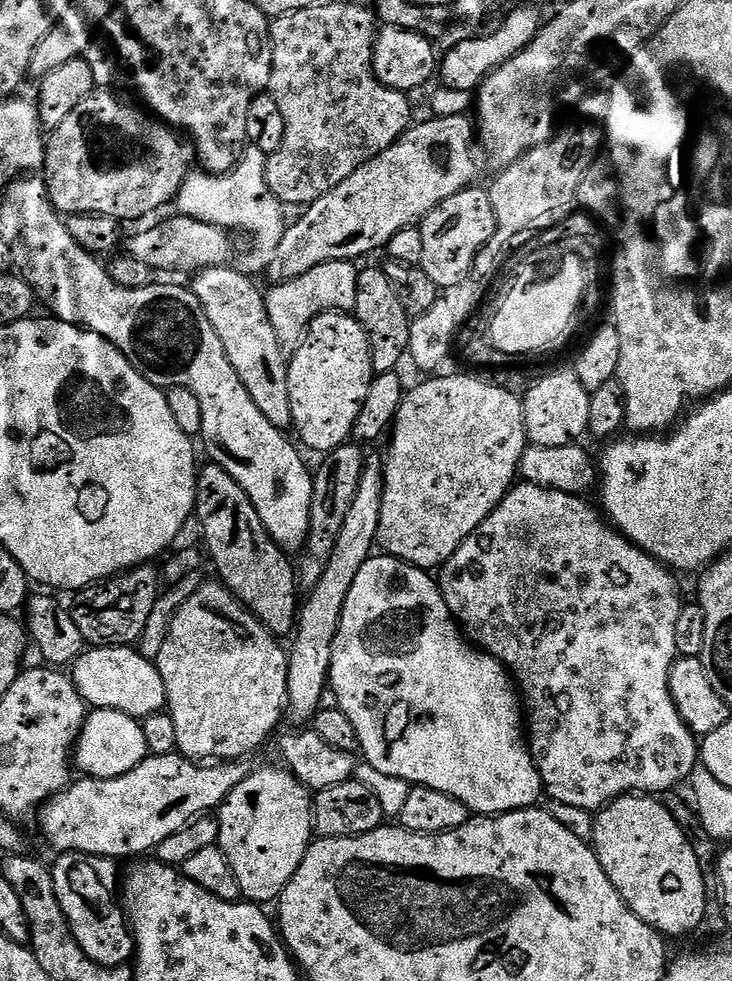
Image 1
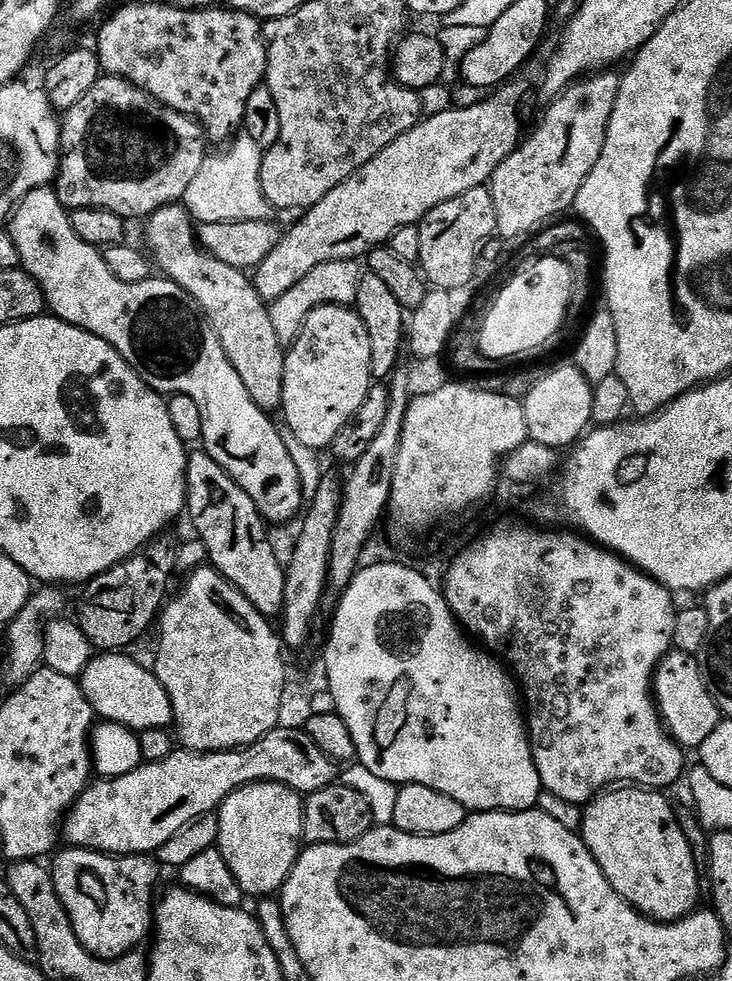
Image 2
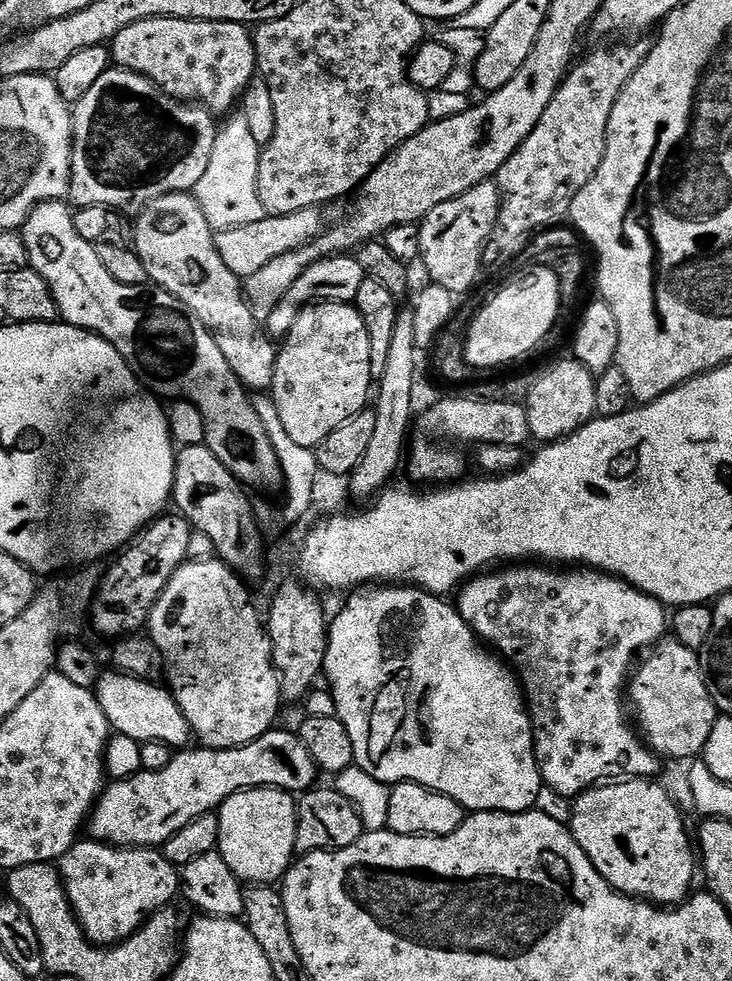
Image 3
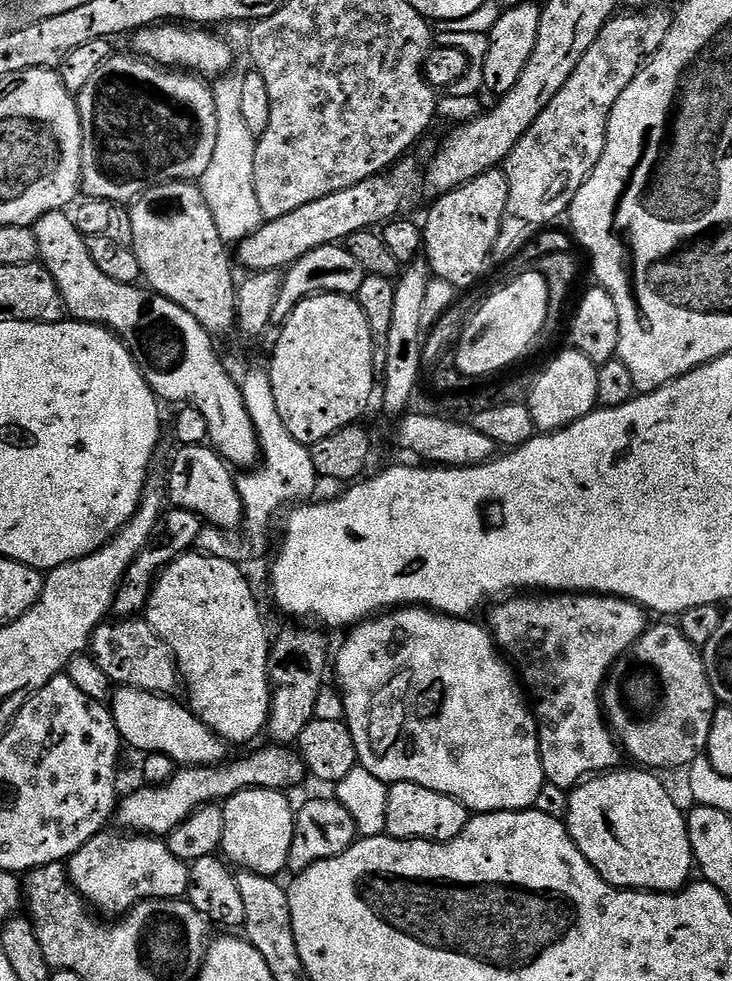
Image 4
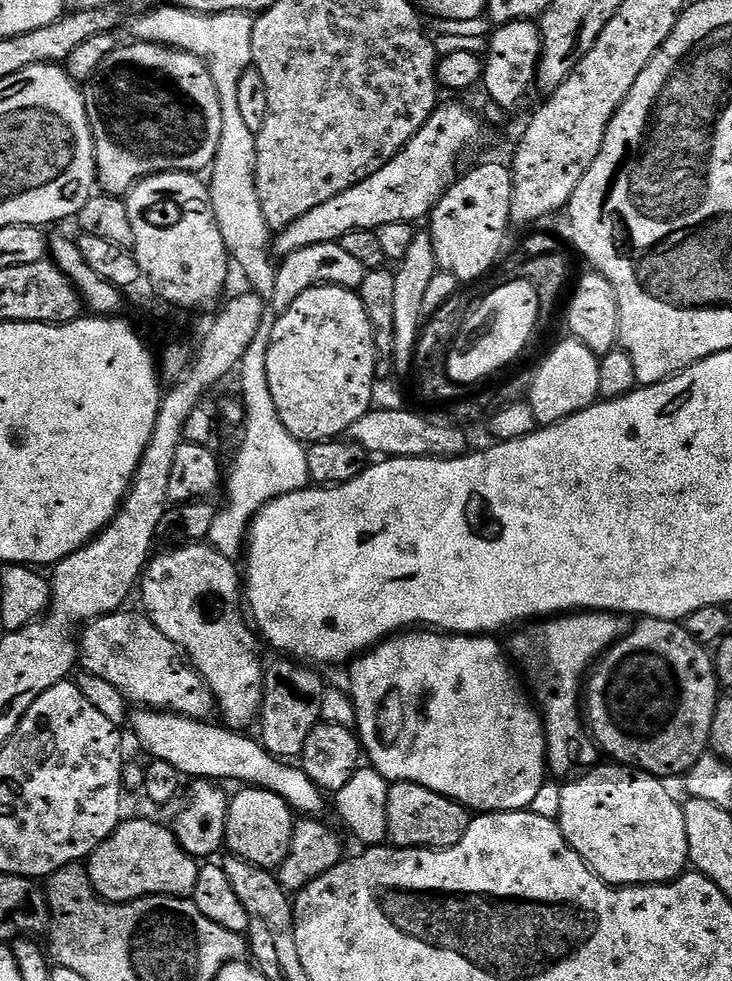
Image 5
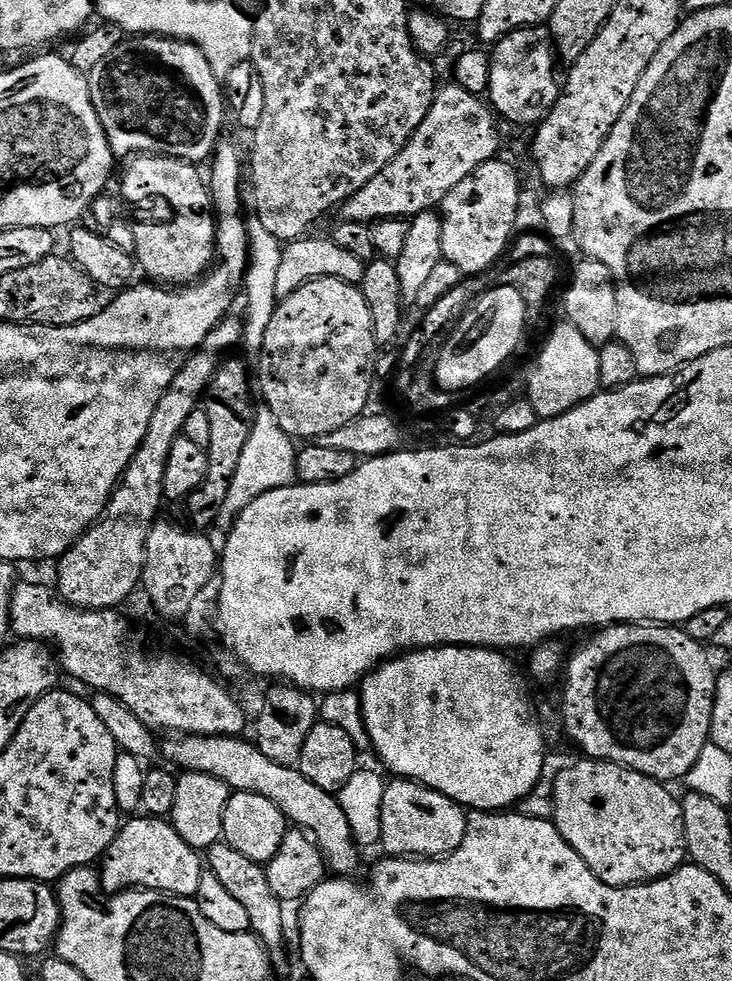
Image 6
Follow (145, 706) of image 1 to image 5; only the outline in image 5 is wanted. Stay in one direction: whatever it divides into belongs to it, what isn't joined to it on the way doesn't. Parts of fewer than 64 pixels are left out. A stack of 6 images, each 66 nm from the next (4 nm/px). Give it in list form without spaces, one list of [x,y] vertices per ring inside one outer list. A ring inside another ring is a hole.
[[[141,707],[133,711],[130,716],[130,729],[136,735],[136,740],[149,752],[152,760],[165,760],[170,762],[181,772],[185,778],[196,780],[210,780],[213,782],[225,782],[224,780],[237,780],[240,786],[255,786],[264,788],[268,792],[278,794],[278,798],[285,800],[292,807],[293,813],[304,818],[320,818],[325,814],[325,793],[320,787],[308,777],[304,769],[292,762],[285,762],[277,757],[271,756],[265,750],[259,739],[252,740],[240,730],[233,730],[223,723],[212,724],[208,720],[191,720],[189,716],[179,716],[173,712],[158,712],[155,708]]]

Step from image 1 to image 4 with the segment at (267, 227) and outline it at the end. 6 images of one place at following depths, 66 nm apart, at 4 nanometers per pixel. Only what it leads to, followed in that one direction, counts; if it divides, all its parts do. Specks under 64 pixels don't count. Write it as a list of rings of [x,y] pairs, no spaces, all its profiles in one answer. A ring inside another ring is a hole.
[[[233,70],[219,77],[214,86],[214,106],[218,110],[218,146],[214,146],[214,158],[206,166],[206,174],[199,181],[204,191],[210,214],[218,226],[218,234],[229,245],[239,245],[250,234],[254,234],[266,222],[262,206],[258,206],[258,194],[254,194],[254,154],[258,137],[246,126],[242,115],[243,75]]]

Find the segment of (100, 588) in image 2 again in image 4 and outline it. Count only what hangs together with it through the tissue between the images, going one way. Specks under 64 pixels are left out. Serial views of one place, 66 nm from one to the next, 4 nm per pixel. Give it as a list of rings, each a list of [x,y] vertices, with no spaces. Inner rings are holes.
[[[169,507],[164,513],[164,519],[160,521],[160,527],[156,529],[154,539],[141,550],[138,558],[134,558],[134,562],[130,562],[130,570],[126,570],[124,580],[116,591],[112,612],[120,618],[139,617],[148,607],[148,600],[152,597],[152,585],[156,583],[158,574],[184,553],[196,548],[198,534],[202,534],[205,526],[205,521],[201,520],[196,512]]]

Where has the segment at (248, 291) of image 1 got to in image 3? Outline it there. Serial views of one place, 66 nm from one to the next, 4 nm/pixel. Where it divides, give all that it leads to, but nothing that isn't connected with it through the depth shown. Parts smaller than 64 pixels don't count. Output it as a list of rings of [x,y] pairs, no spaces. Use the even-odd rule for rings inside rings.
[[[171,192],[154,202],[150,202],[142,209],[134,220],[134,247],[138,258],[142,258],[142,266],[146,266],[149,281],[157,288],[165,288],[196,315],[212,332],[218,342],[222,354],[226,354],[226,362],[230,362],[230,370],[234,370],[236,379],[245,389],[271,389],[276,374],[277,345],[262,327],[261,321],[256,320],[248,298],[244,295],[244,285],[241,277],[226,266],[222,254],[218,252],[214,229],[200,209],[200,204],[192,192]]]

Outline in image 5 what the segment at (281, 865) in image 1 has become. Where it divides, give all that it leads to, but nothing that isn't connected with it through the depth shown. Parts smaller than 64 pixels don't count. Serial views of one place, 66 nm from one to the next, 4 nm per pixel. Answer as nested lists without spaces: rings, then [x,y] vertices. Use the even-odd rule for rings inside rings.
[[[244,786],[237,796],[231,797],[228,805],[226,822],[226,848],[233,856],[240,857],[260,868],[279,869],[280,864],[288,857],[294,813],[292,807],[278,798],[278,794],[264,788]]]

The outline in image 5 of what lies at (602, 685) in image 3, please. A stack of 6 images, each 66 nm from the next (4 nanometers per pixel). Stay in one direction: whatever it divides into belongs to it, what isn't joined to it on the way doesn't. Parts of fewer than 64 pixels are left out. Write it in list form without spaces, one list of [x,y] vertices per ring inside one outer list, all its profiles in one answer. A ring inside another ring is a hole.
[[[573,612],[525,623],[511,633],[511,659],[518,668],[520,663],[519,671],[542,709],[544,741],[548,747],[546,764],[553,777],[568,778],[577,770],[587,770],[597,763],[596,742],[582,715],[582,689],[596,661],[620,639],[620,620],[619,615],[610,612]]]

